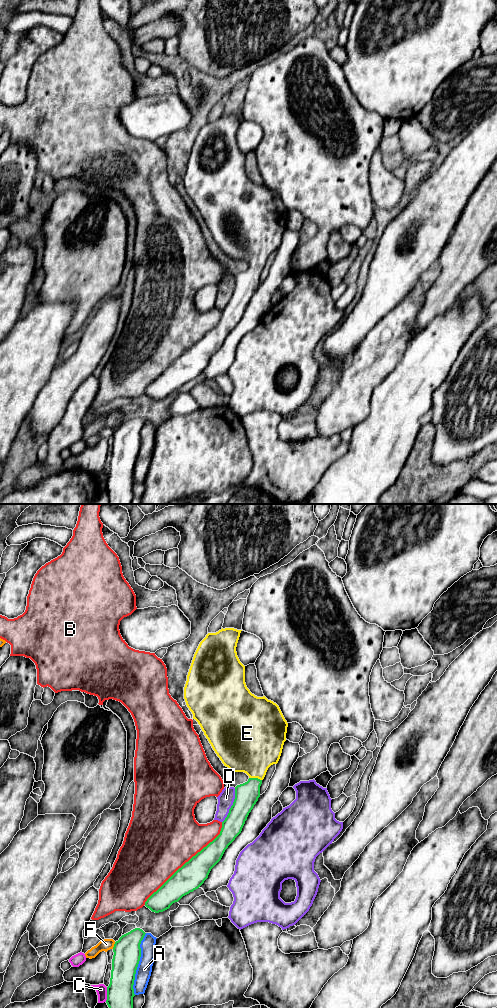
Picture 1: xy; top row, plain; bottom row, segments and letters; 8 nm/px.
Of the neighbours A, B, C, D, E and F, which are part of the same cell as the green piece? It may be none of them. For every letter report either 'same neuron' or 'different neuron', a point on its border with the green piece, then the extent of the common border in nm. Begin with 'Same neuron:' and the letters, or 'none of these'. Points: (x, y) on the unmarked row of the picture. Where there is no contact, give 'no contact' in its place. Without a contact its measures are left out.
Same neuron: E
A: different neuron | xy (138, 451) | 500 nm
B: different neuron | xy (186, 350) | 900 nm
C: different neuron | xy (107, 482) | 120 nm
D: different neuron | xy (232, 293) | 300 nm
E: same neuron | xy (255, 266) | 110 nm
F: different neuron | xy (114, 433) | 60 nm

